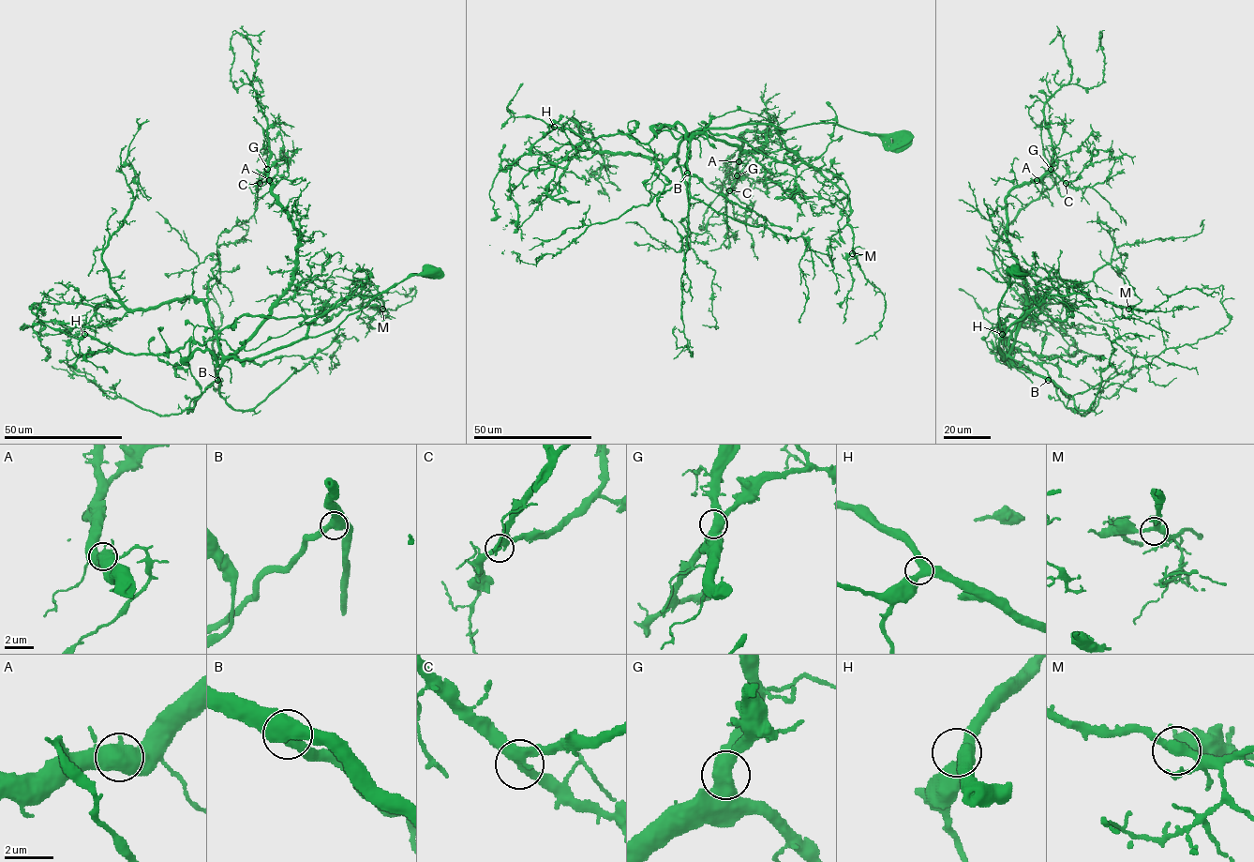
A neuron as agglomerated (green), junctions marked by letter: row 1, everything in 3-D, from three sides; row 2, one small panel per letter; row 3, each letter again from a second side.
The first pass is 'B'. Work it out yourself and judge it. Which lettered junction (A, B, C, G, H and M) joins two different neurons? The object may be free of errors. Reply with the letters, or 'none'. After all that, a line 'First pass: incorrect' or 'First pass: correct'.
none
First pass: incorrect

